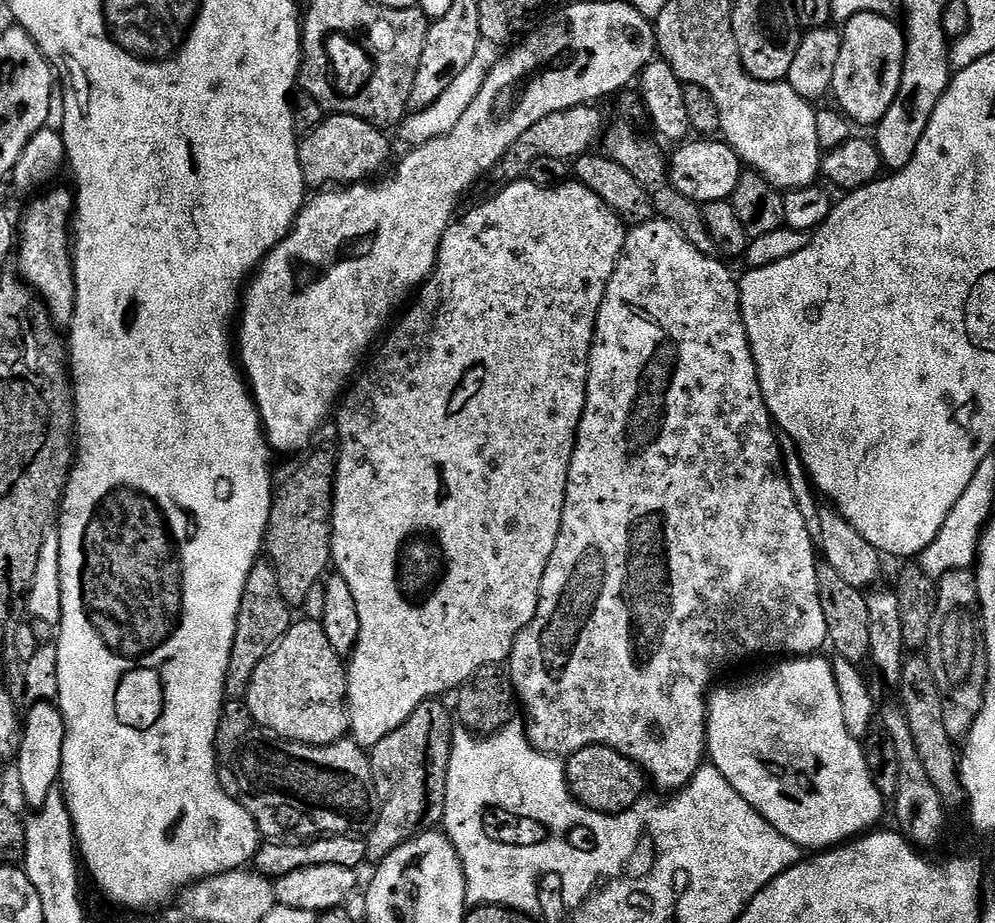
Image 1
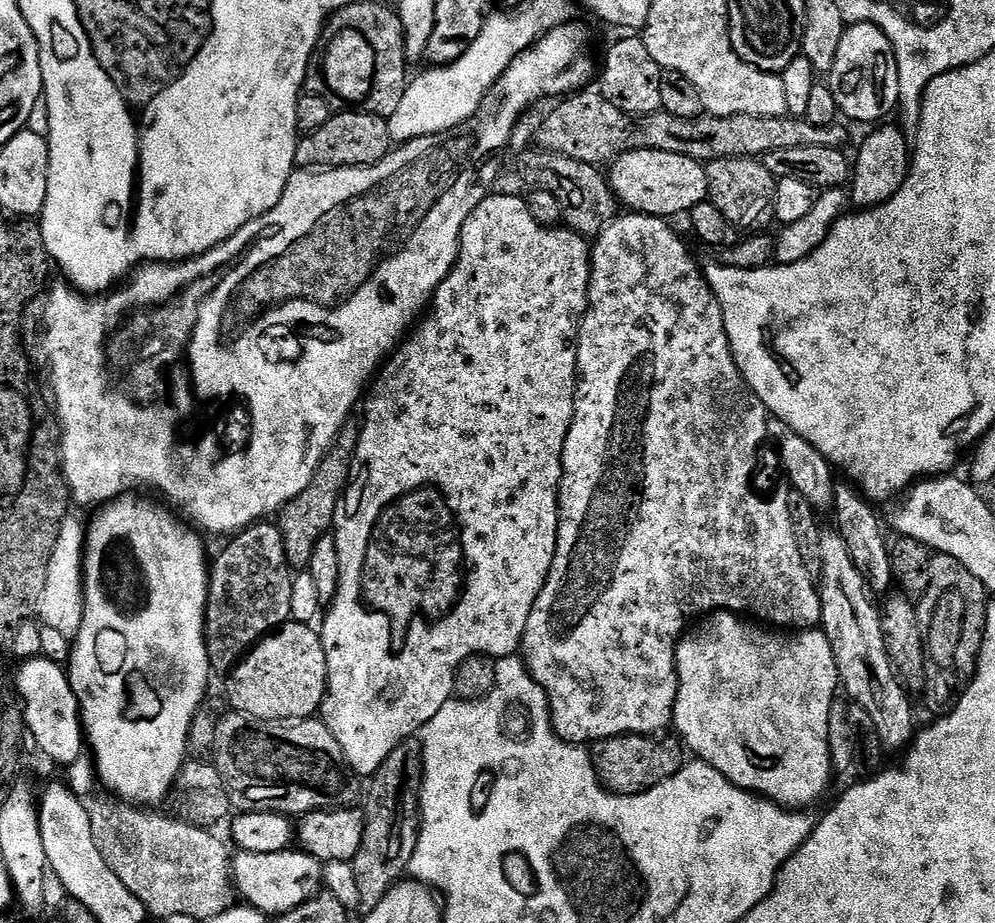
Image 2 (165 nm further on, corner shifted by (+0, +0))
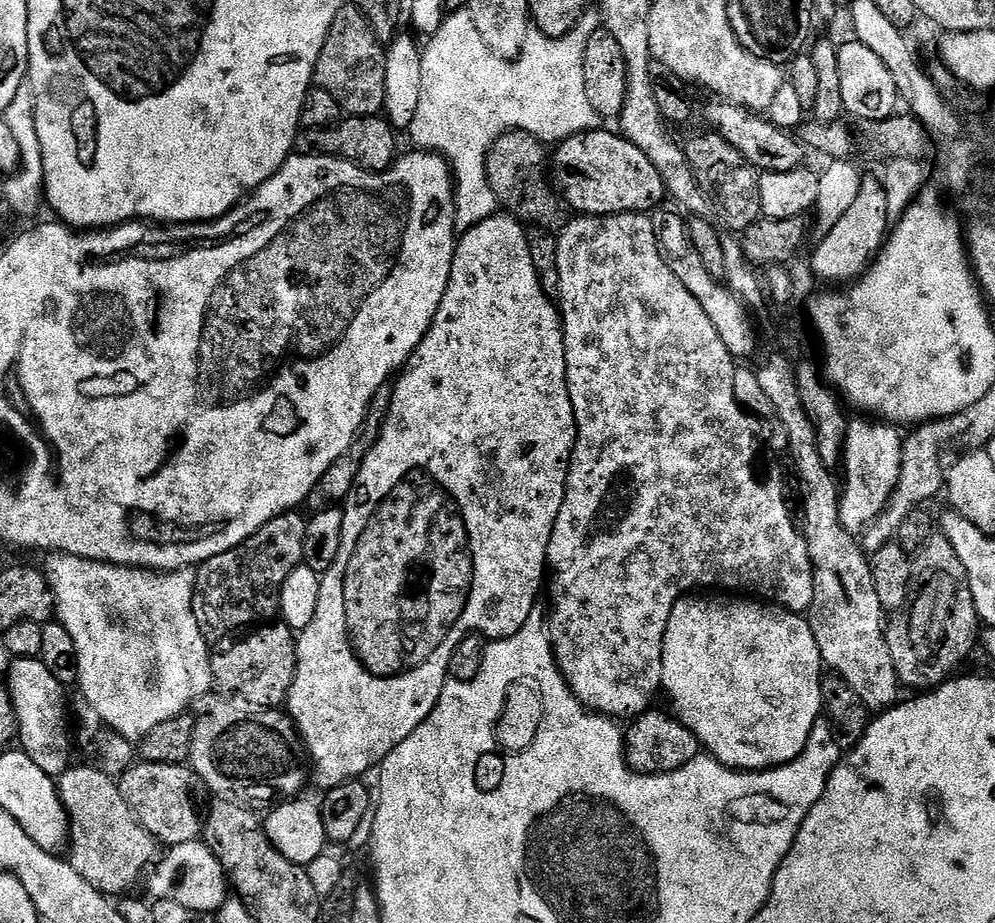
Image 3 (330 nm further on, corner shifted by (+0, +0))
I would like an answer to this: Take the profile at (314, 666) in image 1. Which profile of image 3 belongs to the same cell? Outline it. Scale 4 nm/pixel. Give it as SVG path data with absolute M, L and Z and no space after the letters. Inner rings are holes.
M275 624L261 627L257 636L242 641L237 648L230 649L221 660L219 657L214 664L215 683L219 687L221 684L225 693L258 708L283 705L288 695L288 687L292 684L292 675L296 672L294 632L292 636L286 625Z

